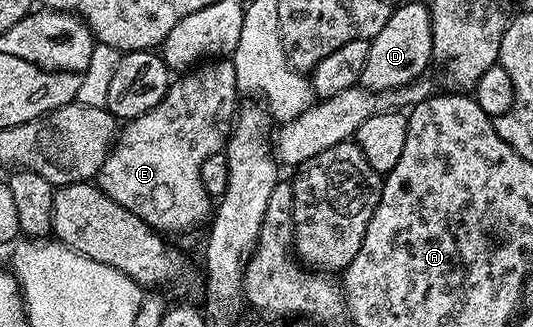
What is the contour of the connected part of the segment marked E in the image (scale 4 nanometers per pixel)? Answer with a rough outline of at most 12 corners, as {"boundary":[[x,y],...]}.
{"boundary":[[215,58],[122,125],[100,191],[162,234],[213,212],[240,100]]}

